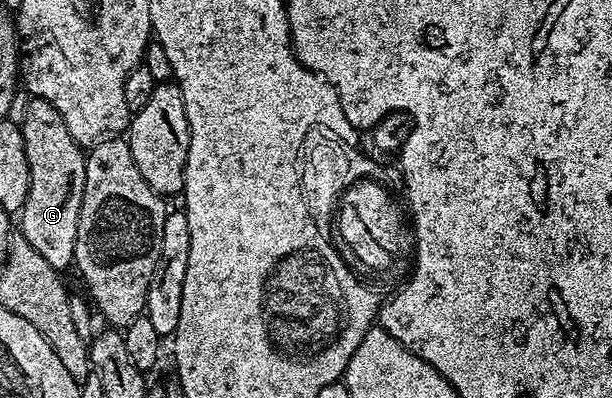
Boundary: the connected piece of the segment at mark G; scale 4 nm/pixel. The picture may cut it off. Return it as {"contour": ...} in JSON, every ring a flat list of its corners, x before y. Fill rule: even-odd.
{"contour":[[39,97,27,100,26,110,20,116,24,151,28,155,30,186,22,217,21,237,36,249,54,269,65,271,74,265,76,227,80,223,80,207,84,195,86,153,83,146,72,139,60,111]]}

